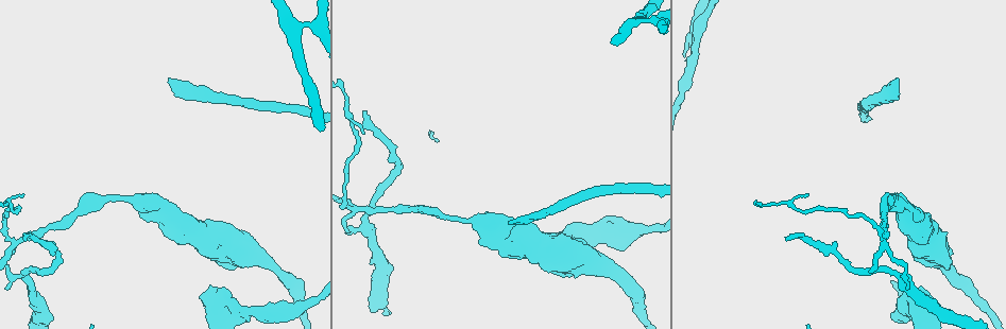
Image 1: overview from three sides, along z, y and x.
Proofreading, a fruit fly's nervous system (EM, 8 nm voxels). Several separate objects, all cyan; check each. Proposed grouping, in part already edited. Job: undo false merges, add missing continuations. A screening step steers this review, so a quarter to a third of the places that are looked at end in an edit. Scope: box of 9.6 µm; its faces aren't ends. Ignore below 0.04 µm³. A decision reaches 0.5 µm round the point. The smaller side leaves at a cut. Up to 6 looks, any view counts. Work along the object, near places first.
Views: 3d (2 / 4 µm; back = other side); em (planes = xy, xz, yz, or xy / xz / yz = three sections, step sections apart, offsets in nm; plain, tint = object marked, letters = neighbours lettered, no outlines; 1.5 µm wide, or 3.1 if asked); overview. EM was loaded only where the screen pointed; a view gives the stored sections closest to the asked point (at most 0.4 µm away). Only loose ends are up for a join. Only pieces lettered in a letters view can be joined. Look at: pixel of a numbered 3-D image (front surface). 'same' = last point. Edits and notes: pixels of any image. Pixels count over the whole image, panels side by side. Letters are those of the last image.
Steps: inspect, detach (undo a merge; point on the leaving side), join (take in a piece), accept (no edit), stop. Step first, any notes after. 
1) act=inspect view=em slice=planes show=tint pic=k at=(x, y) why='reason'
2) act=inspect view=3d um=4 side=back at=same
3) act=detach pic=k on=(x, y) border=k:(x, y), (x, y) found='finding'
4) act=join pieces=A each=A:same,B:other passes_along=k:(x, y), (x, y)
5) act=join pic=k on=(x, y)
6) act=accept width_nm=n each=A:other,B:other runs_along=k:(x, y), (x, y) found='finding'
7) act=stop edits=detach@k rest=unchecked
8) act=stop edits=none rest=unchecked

act=inspect view=3d um=2 pic=1 at=(140, 215) why='free end'

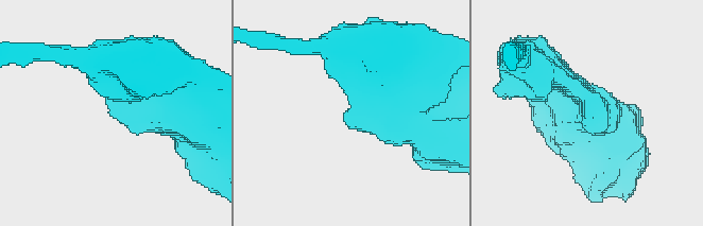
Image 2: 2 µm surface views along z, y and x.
act=inspect view=em slice=yz step=4 show=tint pic=2 at=(343, 112) why='need the tissue'

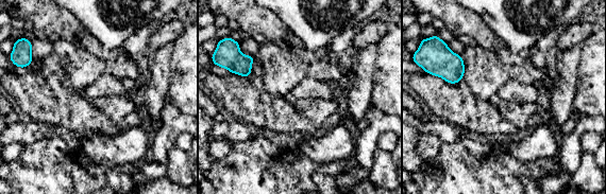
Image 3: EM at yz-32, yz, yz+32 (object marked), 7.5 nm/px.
act=inspect view=em slice=yz step=4 show=letters at=same why='what lies round it'

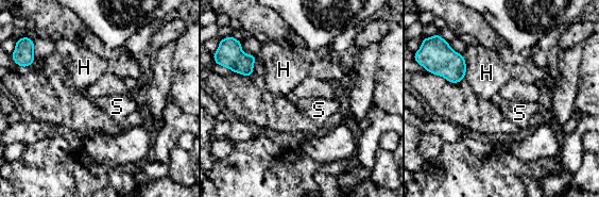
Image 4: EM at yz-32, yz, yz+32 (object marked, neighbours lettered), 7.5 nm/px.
act=accept each=H:other,S:other border=4:(462, 54), (465, 61), (465, 77) found='no lettered piece goes on from it'

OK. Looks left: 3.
act=inspect view=3d um=2 pic=1 at=(356, 209) why='abrupt turn'

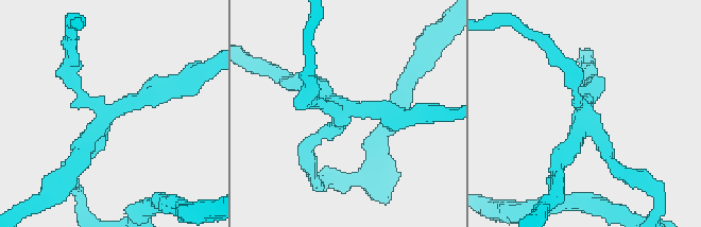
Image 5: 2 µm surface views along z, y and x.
act=inspect view=em slice=planes show=tint pic=5 at=(579, 109) arms=4

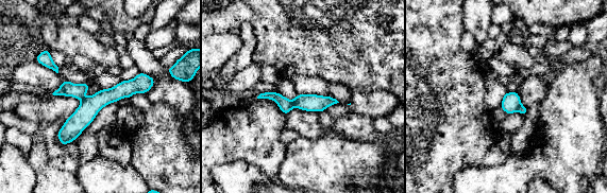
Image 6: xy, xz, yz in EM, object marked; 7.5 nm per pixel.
act=inspect view=em slice=planes show=letters at=same

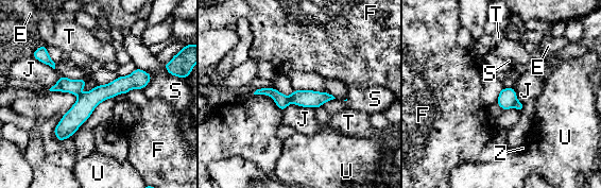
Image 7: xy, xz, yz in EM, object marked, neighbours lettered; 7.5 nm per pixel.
act=detach pic=7 on=(281, 101) width_nm=130 each=E:other,F:other,J:other,S:other,T:other,U:other,Z:other border=7:(288, 97), (290, 102) found='a second cell is stuck on'

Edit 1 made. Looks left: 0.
act=stop edits=detach@7 rest=unchecked

